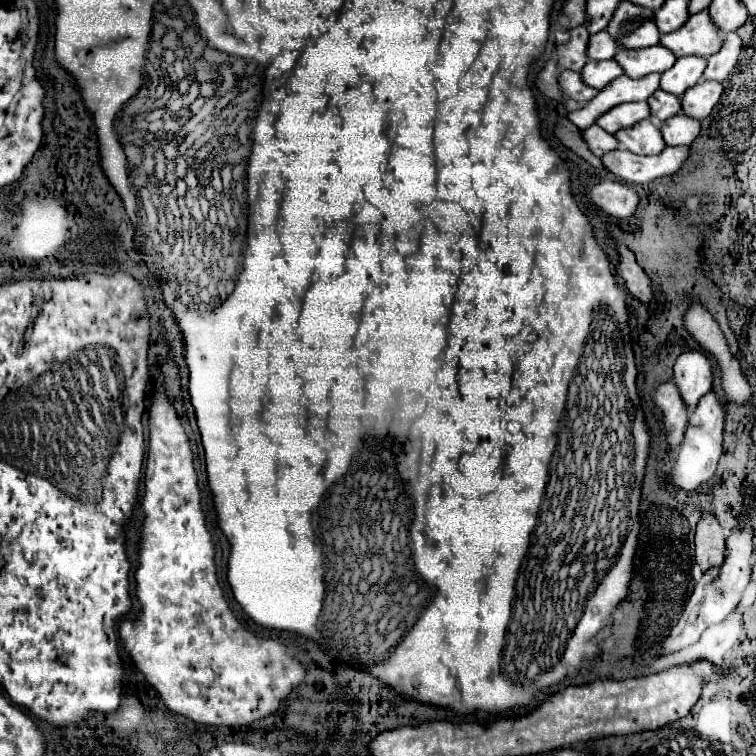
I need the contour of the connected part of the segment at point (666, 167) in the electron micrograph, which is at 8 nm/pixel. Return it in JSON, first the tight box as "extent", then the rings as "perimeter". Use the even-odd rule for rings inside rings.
{"extent":[602,146,690,184],"perimeter":[[[668,146],[658,156],[638,156],[638,154],[632,154],[628,150],[620,148],[620,150],[610,152],[602,160],[608,166],[608,170],[614,176],[622,178],[624,182],[646,184],[656,178],[676,174],[682,168],[682,164],[686,162],[688,152],[690,152],[690,146],[682,146],[682,148]]]}

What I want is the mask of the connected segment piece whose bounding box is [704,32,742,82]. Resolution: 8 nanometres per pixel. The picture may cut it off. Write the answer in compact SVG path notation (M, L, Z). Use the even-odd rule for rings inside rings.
M736 32L726 34L726 40L724 40L724 46L720 48L720 52L708 58L704 78L722 82L728 74L732 74L738 58L740 58L740 52L742 52L742 38Z

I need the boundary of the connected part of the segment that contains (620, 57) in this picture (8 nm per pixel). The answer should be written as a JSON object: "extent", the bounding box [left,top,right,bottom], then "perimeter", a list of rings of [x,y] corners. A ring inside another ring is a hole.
{"extent":[614,44,676,78],"perimeter":[[[662,44],[640,48],[640,50],[620,50],[614,60],[624,68],[624,74],[640,78],[652,72],[666,72],[674,66],[676,56]]]}

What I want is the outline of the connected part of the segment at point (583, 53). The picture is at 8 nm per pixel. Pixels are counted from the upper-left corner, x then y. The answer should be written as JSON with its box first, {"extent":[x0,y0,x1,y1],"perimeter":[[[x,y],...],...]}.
{"extent":[558,26,590,72],"perimeter":[[[584,26],[572,28],[570,30],[570,44],[558,46],[558,52],[562,56],[560,66],[580,72],[584,68],[584,64],[588,62],[588,40],[590,40],[590,34],[586,32]]]}

